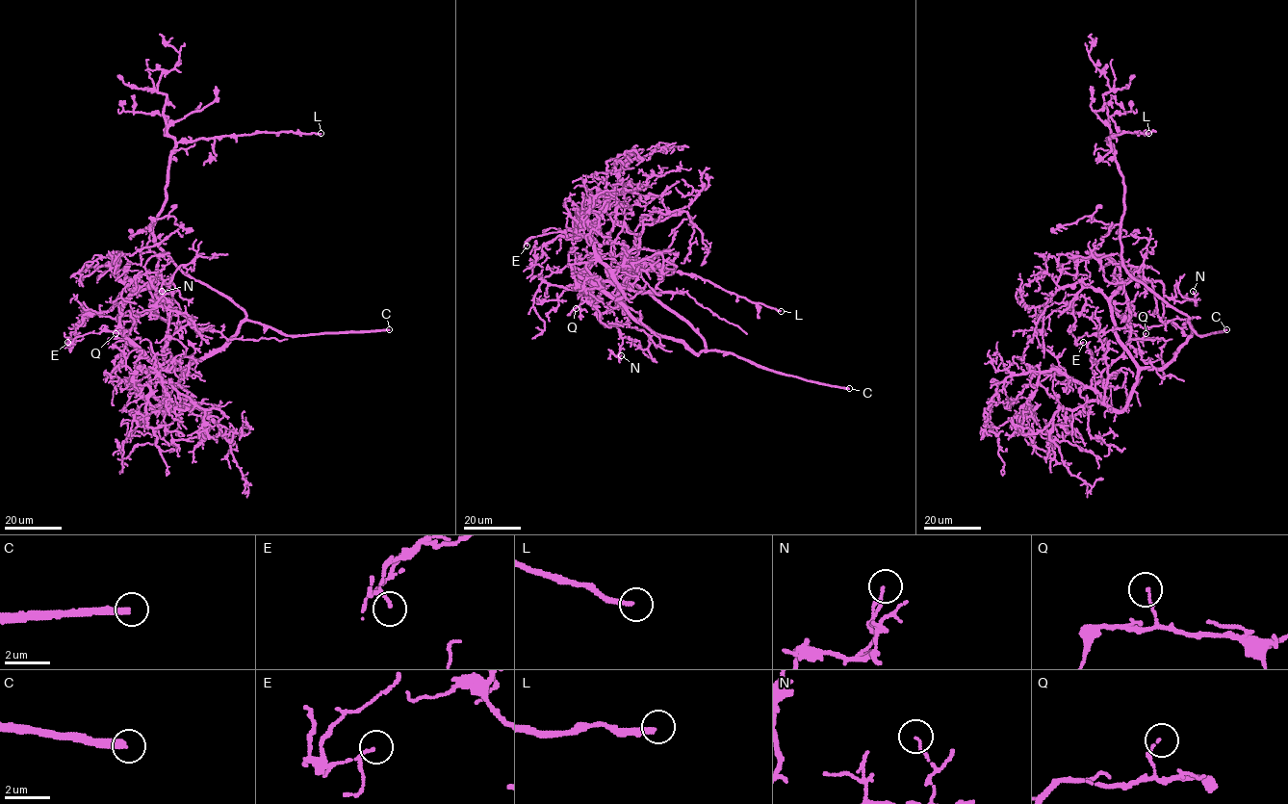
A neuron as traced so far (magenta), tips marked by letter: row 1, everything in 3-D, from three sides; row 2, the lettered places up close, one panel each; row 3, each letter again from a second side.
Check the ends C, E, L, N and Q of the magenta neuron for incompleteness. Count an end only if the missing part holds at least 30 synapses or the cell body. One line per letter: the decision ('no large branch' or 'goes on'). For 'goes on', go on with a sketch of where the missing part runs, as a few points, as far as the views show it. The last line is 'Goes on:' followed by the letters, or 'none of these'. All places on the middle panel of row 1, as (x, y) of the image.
C: goes on
E: no large branch
L: goes on; missing branch runs (781, 311), (793, 312), (820, 346)
N: no large branch
Q: no large branch
Goes on: C, L

